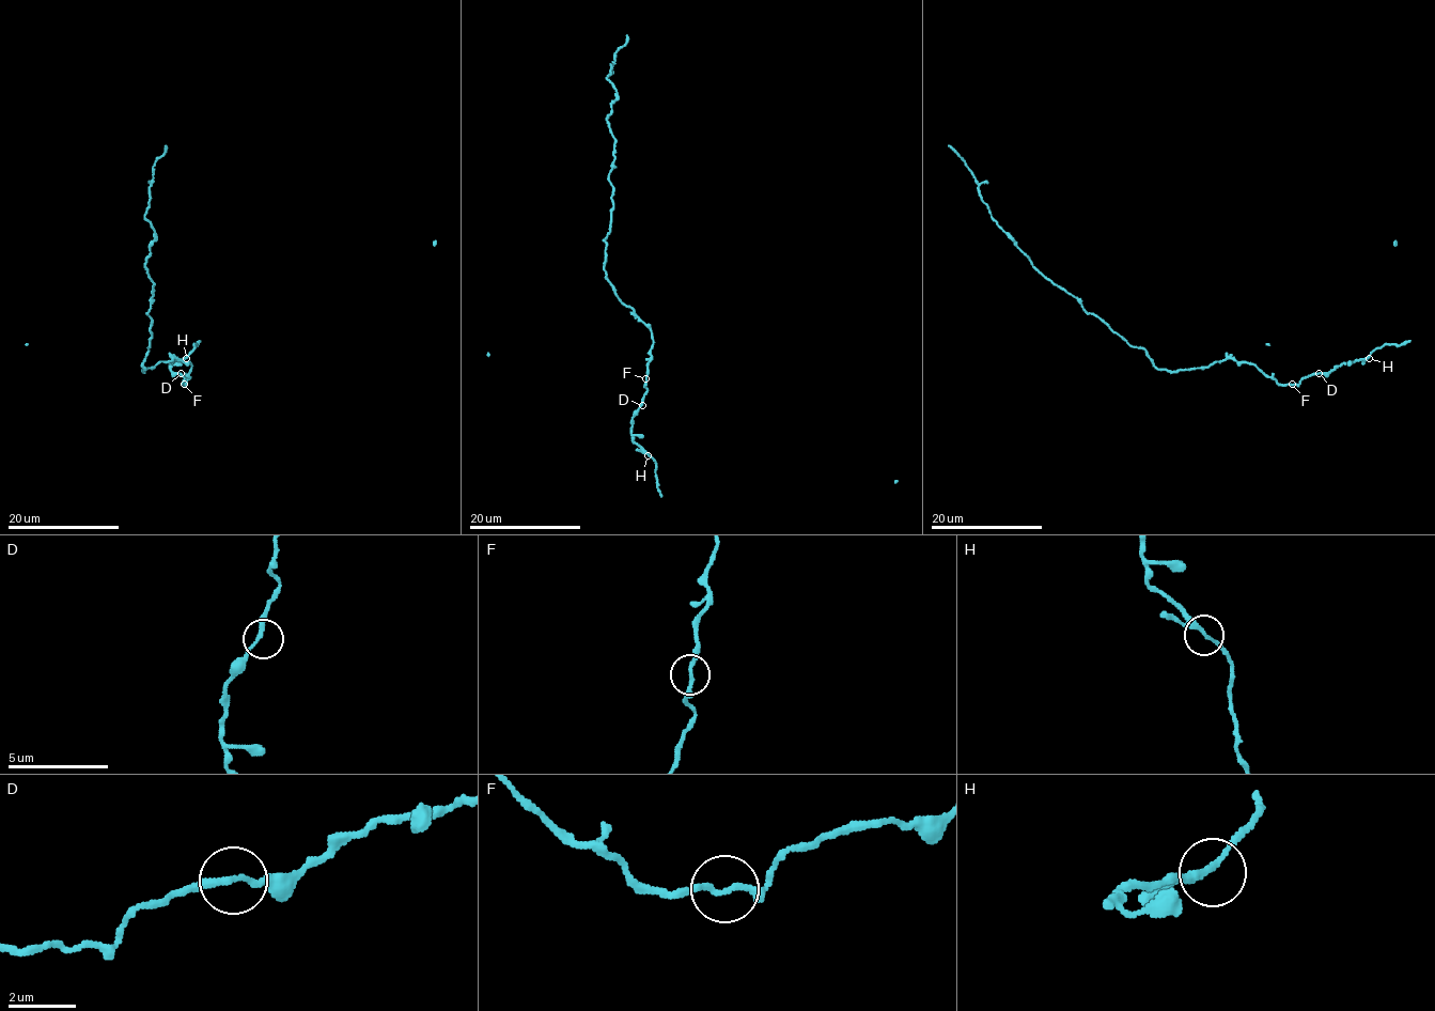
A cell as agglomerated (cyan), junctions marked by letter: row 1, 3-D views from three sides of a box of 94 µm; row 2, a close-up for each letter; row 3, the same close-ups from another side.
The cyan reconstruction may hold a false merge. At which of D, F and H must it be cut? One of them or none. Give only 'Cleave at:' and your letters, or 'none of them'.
Cleave at: none of them

